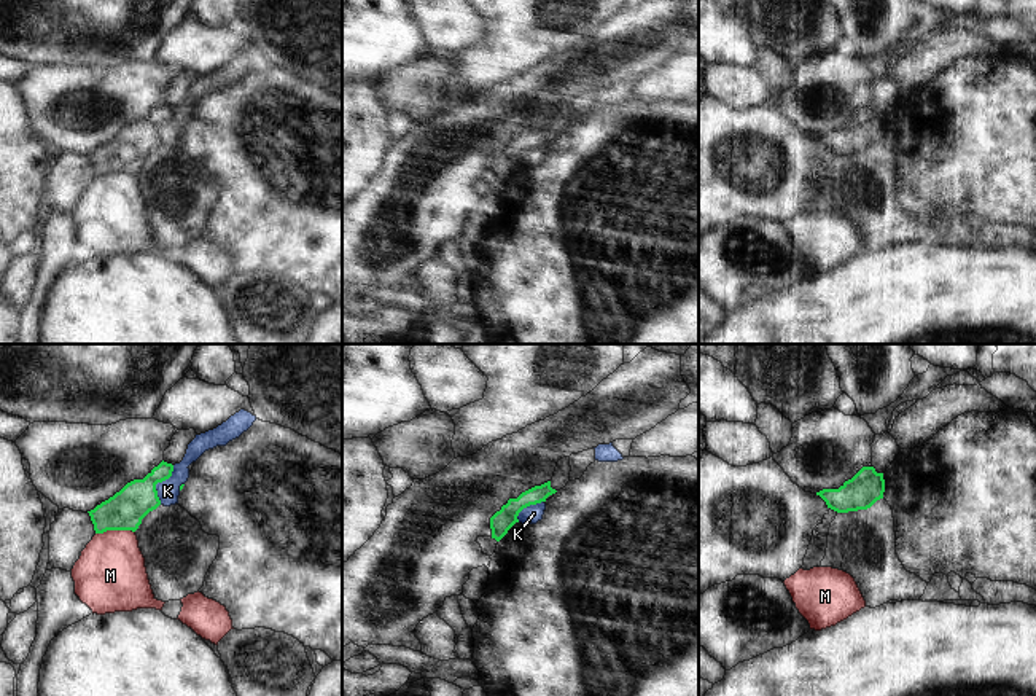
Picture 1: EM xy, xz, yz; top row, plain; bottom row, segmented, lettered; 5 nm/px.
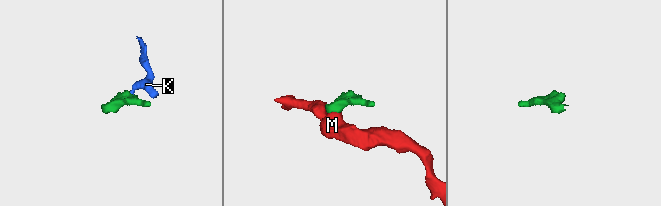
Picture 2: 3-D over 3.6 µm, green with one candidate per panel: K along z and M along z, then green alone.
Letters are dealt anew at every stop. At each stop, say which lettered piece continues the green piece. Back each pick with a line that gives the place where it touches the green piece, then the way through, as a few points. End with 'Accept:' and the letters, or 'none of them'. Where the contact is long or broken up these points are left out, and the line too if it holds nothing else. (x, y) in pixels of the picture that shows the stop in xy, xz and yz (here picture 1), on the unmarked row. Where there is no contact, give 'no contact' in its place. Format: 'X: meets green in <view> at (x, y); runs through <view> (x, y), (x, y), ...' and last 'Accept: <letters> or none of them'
Accept: none of them

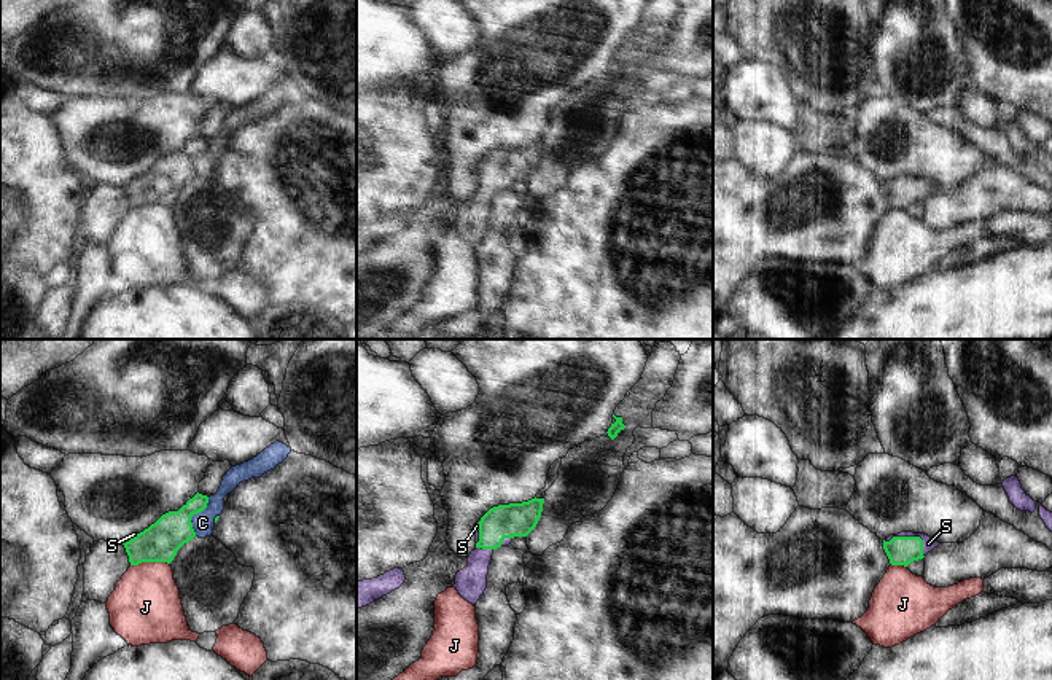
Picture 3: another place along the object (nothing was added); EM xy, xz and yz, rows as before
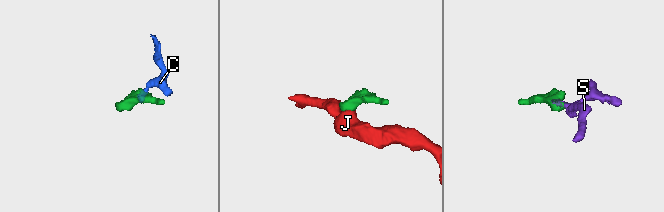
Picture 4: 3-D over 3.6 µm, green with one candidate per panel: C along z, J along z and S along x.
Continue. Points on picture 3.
S: meets green in yz at (911, 180); runs through yz (901, 193), (911, 180), (919, 180), (928, 187)
Accept: S

